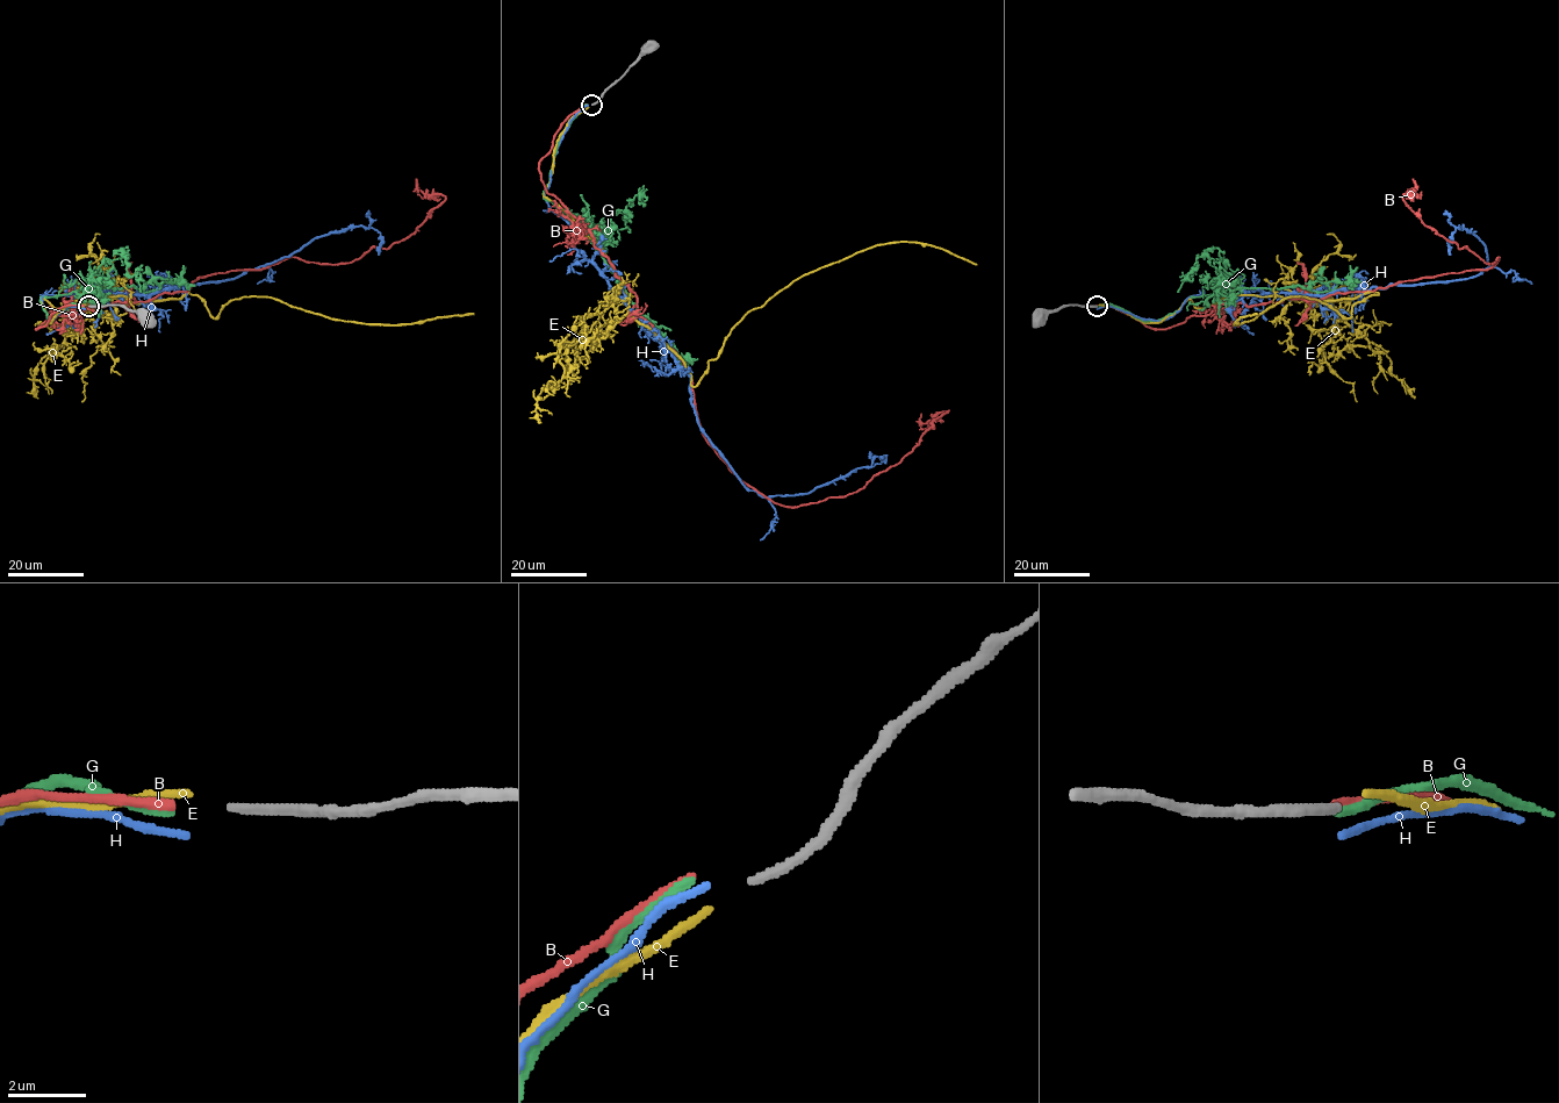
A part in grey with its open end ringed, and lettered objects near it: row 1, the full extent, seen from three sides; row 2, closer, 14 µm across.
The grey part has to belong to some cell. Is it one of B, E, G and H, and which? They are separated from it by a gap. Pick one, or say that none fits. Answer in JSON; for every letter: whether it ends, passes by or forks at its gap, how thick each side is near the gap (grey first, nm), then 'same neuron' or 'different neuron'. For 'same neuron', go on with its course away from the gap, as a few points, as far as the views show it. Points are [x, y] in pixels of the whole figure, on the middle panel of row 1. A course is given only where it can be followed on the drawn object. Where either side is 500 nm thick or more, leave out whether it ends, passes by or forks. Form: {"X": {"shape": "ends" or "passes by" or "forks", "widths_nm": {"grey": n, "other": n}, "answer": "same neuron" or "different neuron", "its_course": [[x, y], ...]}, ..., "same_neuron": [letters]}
{"B": {"shape": "ends", "widths_nm": {"grey": 220, "other": 240}, "answer": "different neuron"}, "E": {"shape": "ends", "widths_nm": {"grey": 220, "other": 200}, "answer": "different neuron"}, "G": {"shape": "ends", "widths_nm": {"grey": 220, "other": 260}, "answer": "different neuron"}, "H": {"shape": "ends", "widths_nm": {"grey": 220, "other": 190}, "answer": "different neuron"}, "same_neuron": []}

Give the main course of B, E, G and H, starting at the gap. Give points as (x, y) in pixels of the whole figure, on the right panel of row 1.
B: (1096, 306), (1165, 329), (1240, 302), (1316, 301), (1495, 264), (1428, 227), (1402, 199), (1415, 193), (1412, 179)
E: (1099, 305), (1158, 323), (1190, 299), (1378, 293), (1350, 317), (1288, 296), (1233, 324), (1257, 314)
G: (1097, 306), (1112, 303), (1157, 320), (1191, 298), (1236, 287), (1346, 283), (1358, 266)
H: (1097, 308), (1161, 320), (1198, 295), (1328, 295), (1455, 281), (1489, 265), (1459, 226), (1450, 255)

